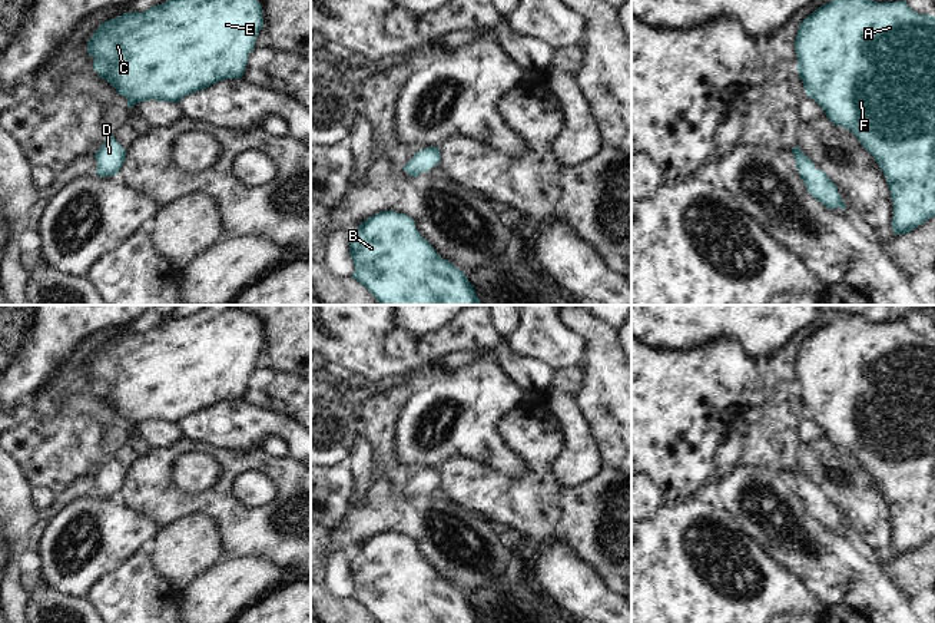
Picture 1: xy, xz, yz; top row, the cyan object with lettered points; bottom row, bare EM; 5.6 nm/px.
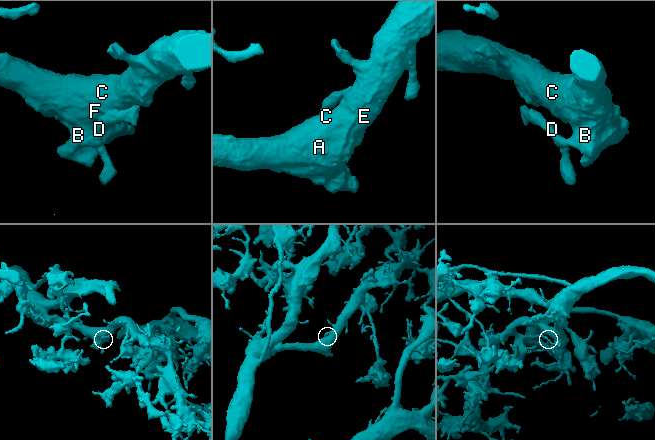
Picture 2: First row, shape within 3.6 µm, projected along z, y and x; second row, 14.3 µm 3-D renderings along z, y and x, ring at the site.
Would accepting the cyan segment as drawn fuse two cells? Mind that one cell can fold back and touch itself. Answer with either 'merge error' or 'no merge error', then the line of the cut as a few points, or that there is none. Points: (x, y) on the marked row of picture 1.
no merge error; no cut

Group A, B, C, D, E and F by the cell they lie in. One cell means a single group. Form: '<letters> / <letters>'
A B C D E F

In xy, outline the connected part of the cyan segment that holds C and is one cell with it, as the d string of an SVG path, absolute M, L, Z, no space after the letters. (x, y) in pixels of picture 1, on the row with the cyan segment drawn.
M166 0L143 13L125 13L100 23L87 42L87 56L95 57L92 69L127 99L130 109L150 99L178 103L221 80L241 79L262 27L262 6L258 0Z

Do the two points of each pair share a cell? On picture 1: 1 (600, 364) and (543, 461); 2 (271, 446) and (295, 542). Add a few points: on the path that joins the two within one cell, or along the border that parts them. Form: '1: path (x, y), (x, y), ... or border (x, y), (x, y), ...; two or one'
1: path (610, 411), (610, 471), (587, 494), (574, 494); one
2: border (264, 446), (274, 454), (287, 454); two

